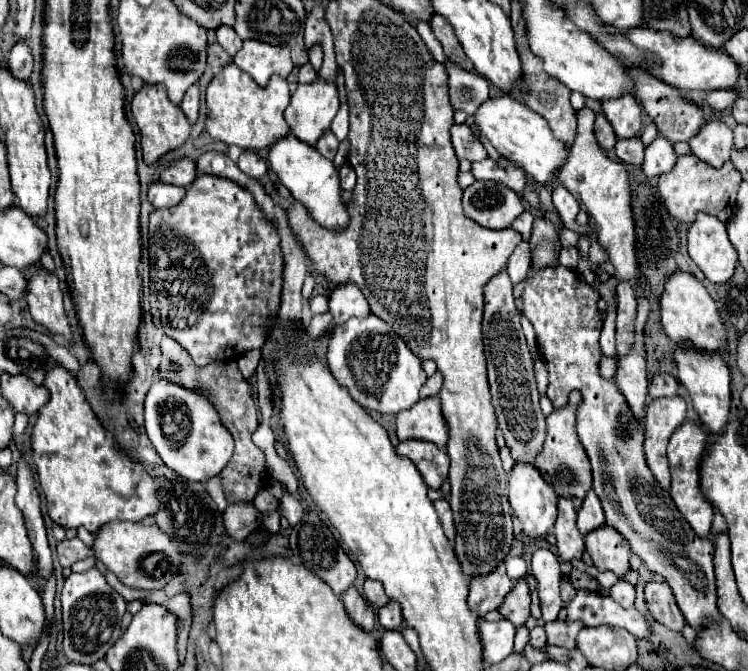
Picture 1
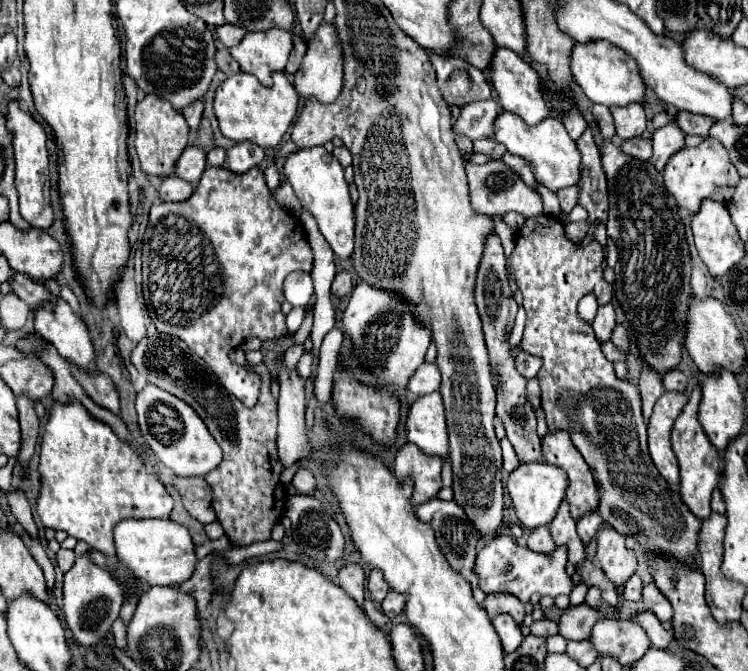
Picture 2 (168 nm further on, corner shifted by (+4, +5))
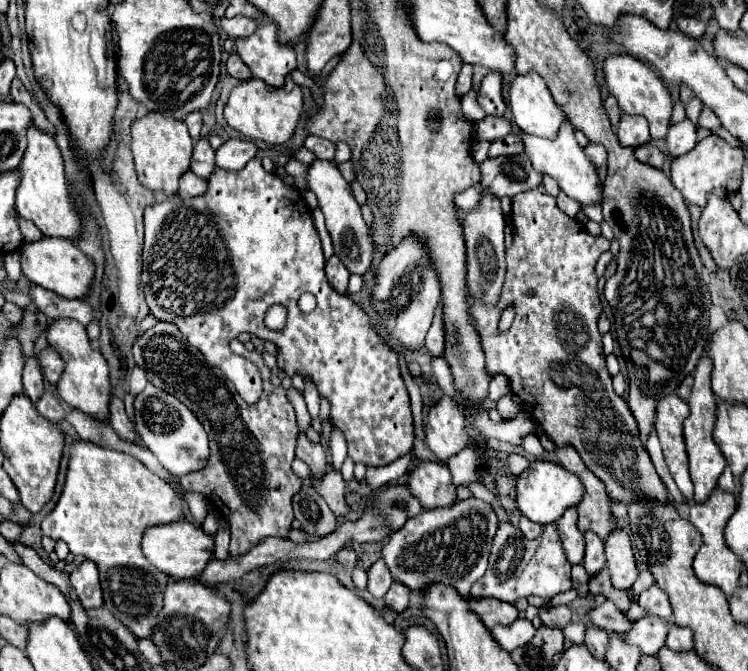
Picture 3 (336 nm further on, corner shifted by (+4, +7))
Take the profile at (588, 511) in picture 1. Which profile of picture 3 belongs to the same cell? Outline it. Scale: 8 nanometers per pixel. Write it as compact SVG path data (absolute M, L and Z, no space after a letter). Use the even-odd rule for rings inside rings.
M586 531L584 533L584 539L586 539L586 557L584 557L584 567L588 571L588 575L596 575L596 571L600 571L606 563L604 559L604 541L594 535L592 531Z

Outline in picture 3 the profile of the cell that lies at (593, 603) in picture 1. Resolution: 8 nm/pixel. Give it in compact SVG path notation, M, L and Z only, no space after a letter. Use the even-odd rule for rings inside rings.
M668 623L668 637L666 637L666 647L680 653L680 651L690 651L694 647L692 643L692 631L686 627L678 627L674 623Z

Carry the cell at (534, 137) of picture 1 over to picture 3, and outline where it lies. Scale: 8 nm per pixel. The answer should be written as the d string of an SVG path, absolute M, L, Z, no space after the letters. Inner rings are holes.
M562 123L556 139L532 137L532 135L520 131L520 129L514 135L524 143L524 149L526 149L526 155L528 155L532 167L536 171L540 171L542 175L550 175L552 179L556 179L558 185L560 185L560 189L568 197L576 199L582 205L602 203L602 187L598 185L596 169L594 169L592 161L584 155L584 149L576 143L576 139L574 139L574 127L570 123Z

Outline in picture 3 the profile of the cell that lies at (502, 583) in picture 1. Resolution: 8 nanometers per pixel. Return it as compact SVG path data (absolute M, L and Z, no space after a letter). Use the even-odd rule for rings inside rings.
M500 523L492 539L488 571L472 587L472 597L496 597L506 603L516 603L516 599L520 597L534 595L548 599L568 589L572 589L570 563L566 559L556 525L544 527L544 535L540 535L540 539L526 539L518 531L518 527L510 523Z

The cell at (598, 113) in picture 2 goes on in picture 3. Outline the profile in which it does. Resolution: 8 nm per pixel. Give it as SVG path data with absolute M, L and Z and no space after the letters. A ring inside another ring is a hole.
M610 95L606 101L604 101L604 109L606 109L606 113L608 113L608 119L610 119L612 127L616 127L616 123L620 121L622 111L620 111L620 107L618 107L616 99L612 99L612 95Z

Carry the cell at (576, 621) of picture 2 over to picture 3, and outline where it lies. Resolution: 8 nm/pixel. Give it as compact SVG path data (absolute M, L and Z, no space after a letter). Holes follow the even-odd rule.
M606 601L604 605L586 613L586 625L594 625L598 629L604 629L606 633L614 631L622 635L624 631L628 631L630 621L626 619L626 615L620 609L616 609L610 601Z

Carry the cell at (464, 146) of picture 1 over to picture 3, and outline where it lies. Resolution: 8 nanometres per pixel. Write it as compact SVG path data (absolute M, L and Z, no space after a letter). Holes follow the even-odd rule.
M492 71L484 77L482 87L478 91L478 105L484 109L486 115L502 117L506 111L506 103L502 97L502 77L500 73Z

